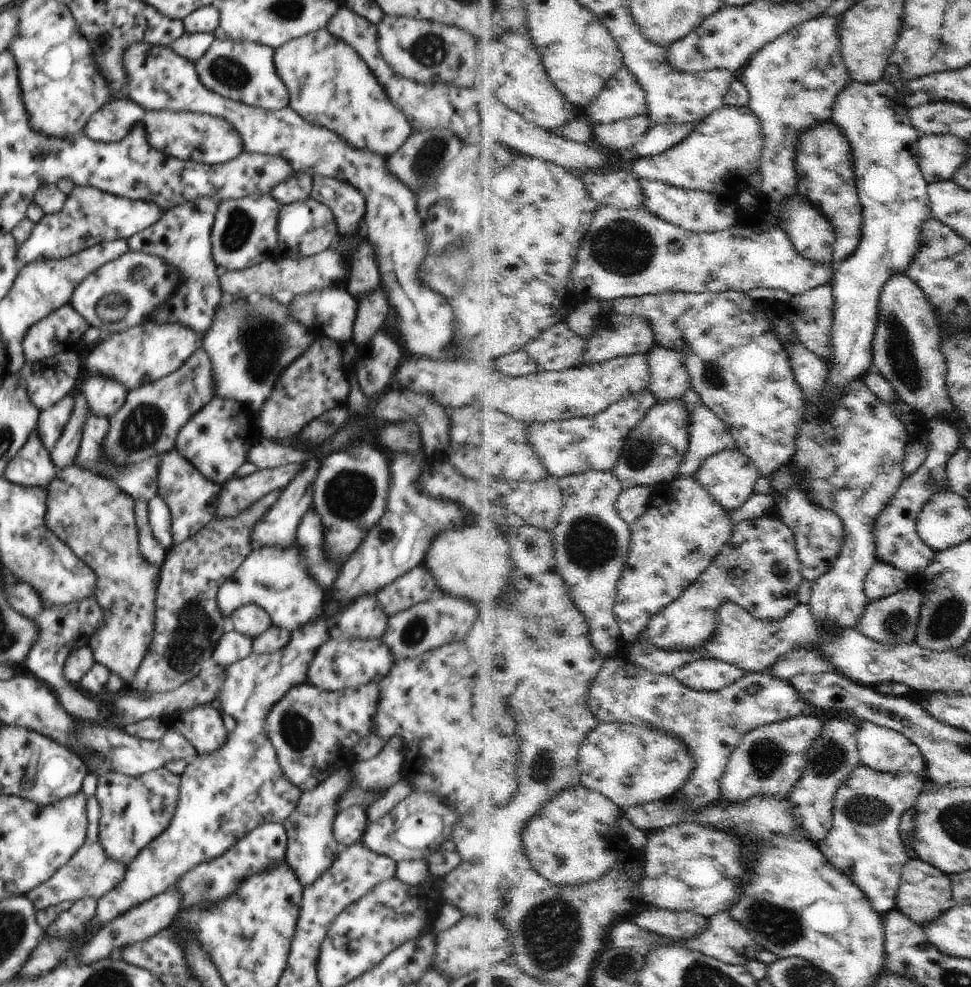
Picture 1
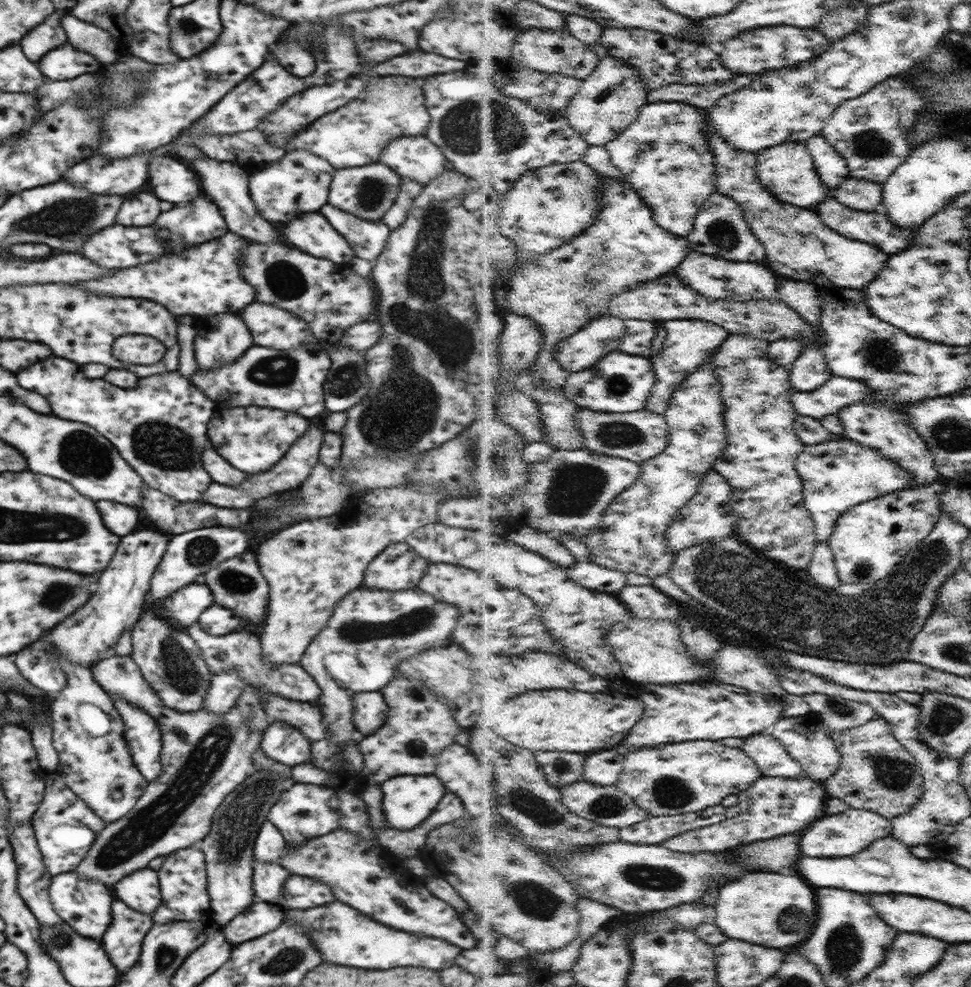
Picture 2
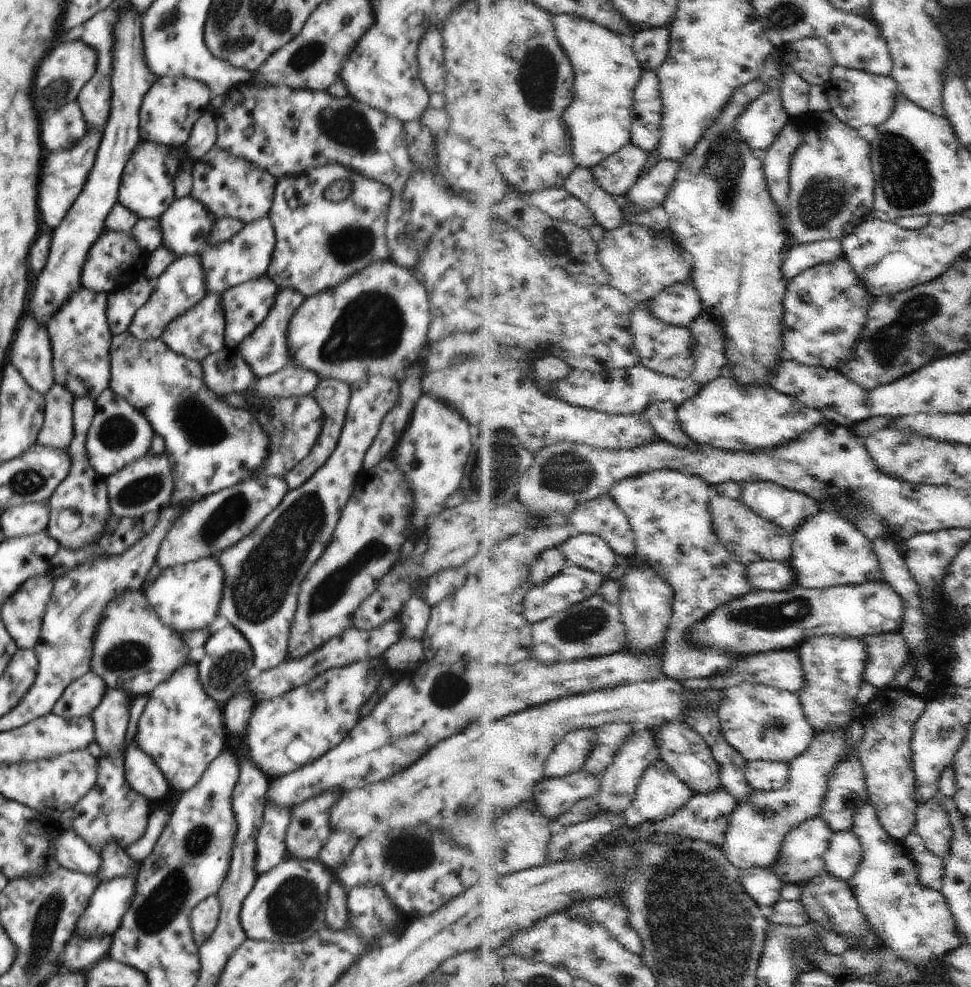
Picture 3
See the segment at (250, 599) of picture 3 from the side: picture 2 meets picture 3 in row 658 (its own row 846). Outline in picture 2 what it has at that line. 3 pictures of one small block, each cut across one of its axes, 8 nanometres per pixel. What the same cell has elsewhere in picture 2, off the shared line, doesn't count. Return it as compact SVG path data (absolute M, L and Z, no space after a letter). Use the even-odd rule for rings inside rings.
M270 821L263 822L253 847L254 861L279 864L278 858L287 848L281 832Z

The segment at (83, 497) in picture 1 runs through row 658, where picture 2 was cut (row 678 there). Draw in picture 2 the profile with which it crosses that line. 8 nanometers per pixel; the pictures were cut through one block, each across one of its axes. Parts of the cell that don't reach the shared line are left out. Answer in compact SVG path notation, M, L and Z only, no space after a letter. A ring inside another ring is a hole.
M115 654L98 660L92 666L91 671L94 680L108 694L122 697L128 701L128 704L150 714L156 720L156 724L160 727L160 734L162 734L160 751L162 774L146 785L143 796L139 796L135 807L126 816L104 827L100 836L96 838L95 844L92 844L81 864L74 870L85 879L99 880L106 886L114 886L124 876L128 876L140 868L146 868L148 858L154 860L156 856L166 856L180 848L192 847L194 842L198 842L198 840L201 842L207 836L216 809L238 784L242 784L248 779L250 770L252 770L252 755L258 747L261 747L264 731L262 733L252 731L252 728L248 727L248 721L244 721L244 717L242 717L244 713L236 706L224 715L212 715L212 713L208 713L208 710L202 709L197 712L180 713L164 707L164 704L155 695L155 691L144 680L140 669L131 659L131 655L118 656Z

